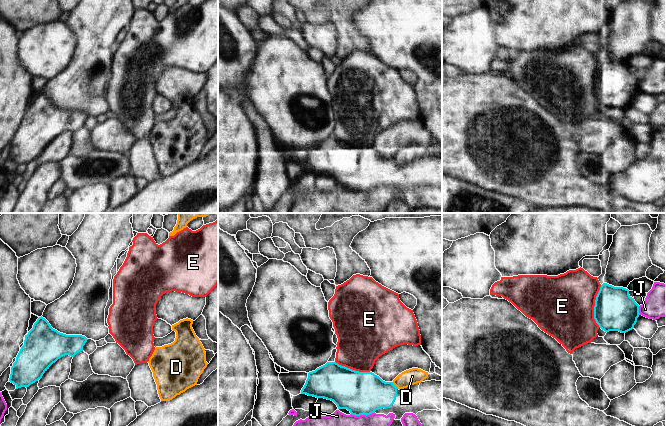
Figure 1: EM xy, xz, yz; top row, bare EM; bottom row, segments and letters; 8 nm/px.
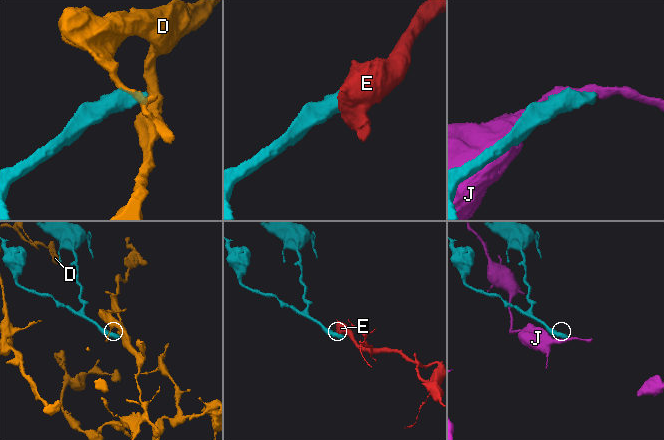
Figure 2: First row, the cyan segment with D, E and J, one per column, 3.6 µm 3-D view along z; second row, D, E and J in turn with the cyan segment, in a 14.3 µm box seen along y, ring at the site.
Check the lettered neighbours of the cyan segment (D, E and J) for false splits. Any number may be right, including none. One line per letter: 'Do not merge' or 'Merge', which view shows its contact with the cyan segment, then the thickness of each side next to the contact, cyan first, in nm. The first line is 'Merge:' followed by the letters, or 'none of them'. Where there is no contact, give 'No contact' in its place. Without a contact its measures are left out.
Merge: none of them
D: Do not merge. Touches cyan in xz. Thickness 340 nm (cyan) against 130 nm
E: Do not merge. Touches cyan in yz. Thickness 320 nm (cyan) against 500 nm
J: Do not merge. Touches cyan in xz. Thickness 360 nm (cyan) against 360 nm

